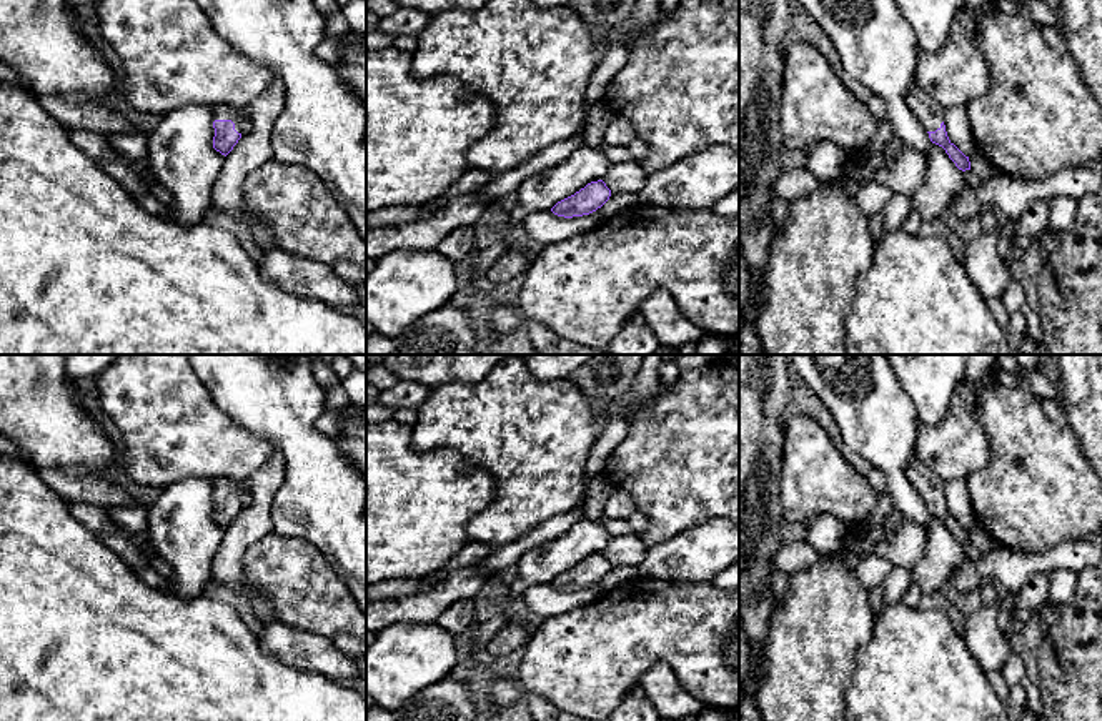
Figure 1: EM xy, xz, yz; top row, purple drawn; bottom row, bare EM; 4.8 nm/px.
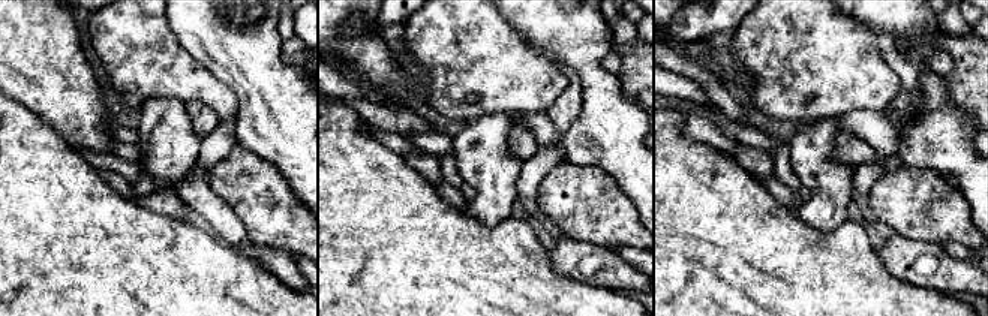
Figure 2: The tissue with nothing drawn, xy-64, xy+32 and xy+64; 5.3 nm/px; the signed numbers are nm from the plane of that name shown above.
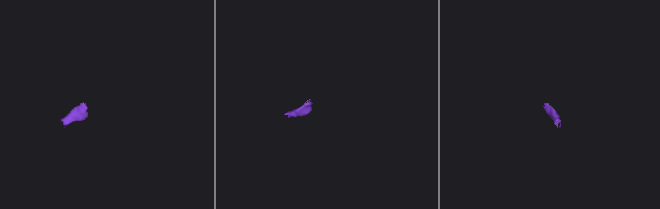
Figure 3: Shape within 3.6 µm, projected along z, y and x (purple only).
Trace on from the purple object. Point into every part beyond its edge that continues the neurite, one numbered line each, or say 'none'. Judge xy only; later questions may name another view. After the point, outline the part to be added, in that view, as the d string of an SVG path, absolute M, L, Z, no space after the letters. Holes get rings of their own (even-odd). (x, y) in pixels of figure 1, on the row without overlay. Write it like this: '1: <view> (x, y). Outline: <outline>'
1: xy (238, 488). Outline: M213 480L215 493L231 493L235 503L243 506L243 498L250 493L248 483L241 480Z

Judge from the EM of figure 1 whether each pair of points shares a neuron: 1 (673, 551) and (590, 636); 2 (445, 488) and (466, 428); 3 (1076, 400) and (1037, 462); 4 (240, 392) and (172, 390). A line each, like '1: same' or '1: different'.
1: different
2: different
3: different
4: different

